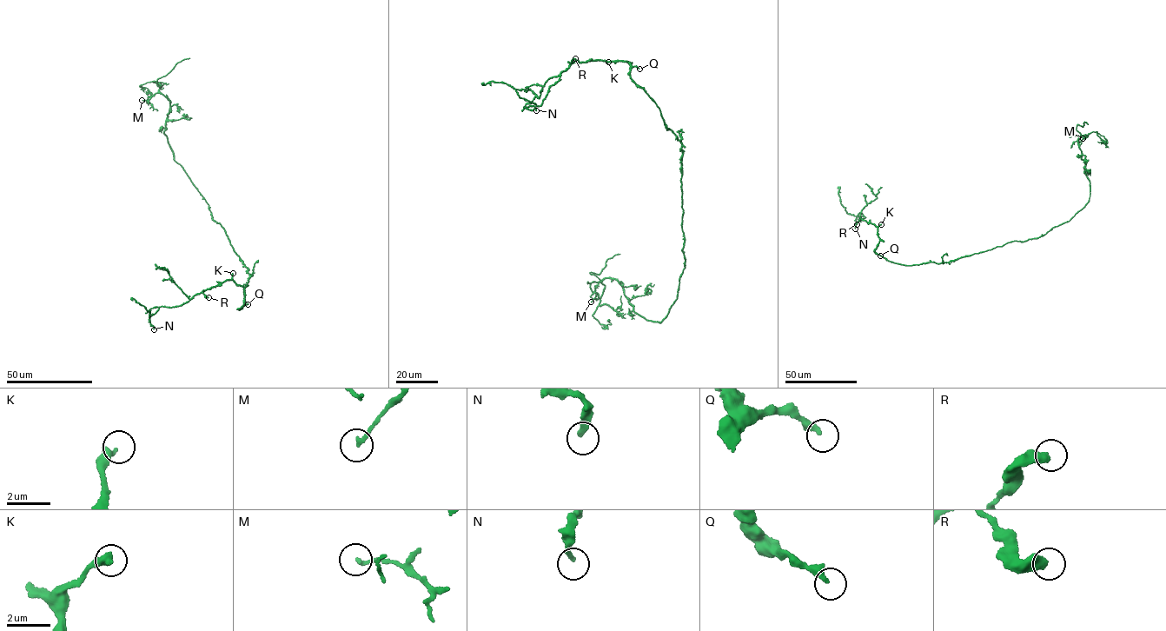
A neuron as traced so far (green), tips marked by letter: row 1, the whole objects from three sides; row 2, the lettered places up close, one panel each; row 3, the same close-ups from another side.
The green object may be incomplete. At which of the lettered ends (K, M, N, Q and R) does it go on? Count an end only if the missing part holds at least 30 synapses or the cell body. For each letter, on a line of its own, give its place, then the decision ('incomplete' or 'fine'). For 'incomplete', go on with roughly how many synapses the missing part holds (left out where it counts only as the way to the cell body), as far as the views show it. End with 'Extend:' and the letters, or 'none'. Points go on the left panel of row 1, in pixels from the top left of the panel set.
K: at (233, 273); fine
M: at (142, 100); fine
N: at (154, 329); fine
Q: at (248, 304); fine
R: at (208, 297); fine
Extend: none

